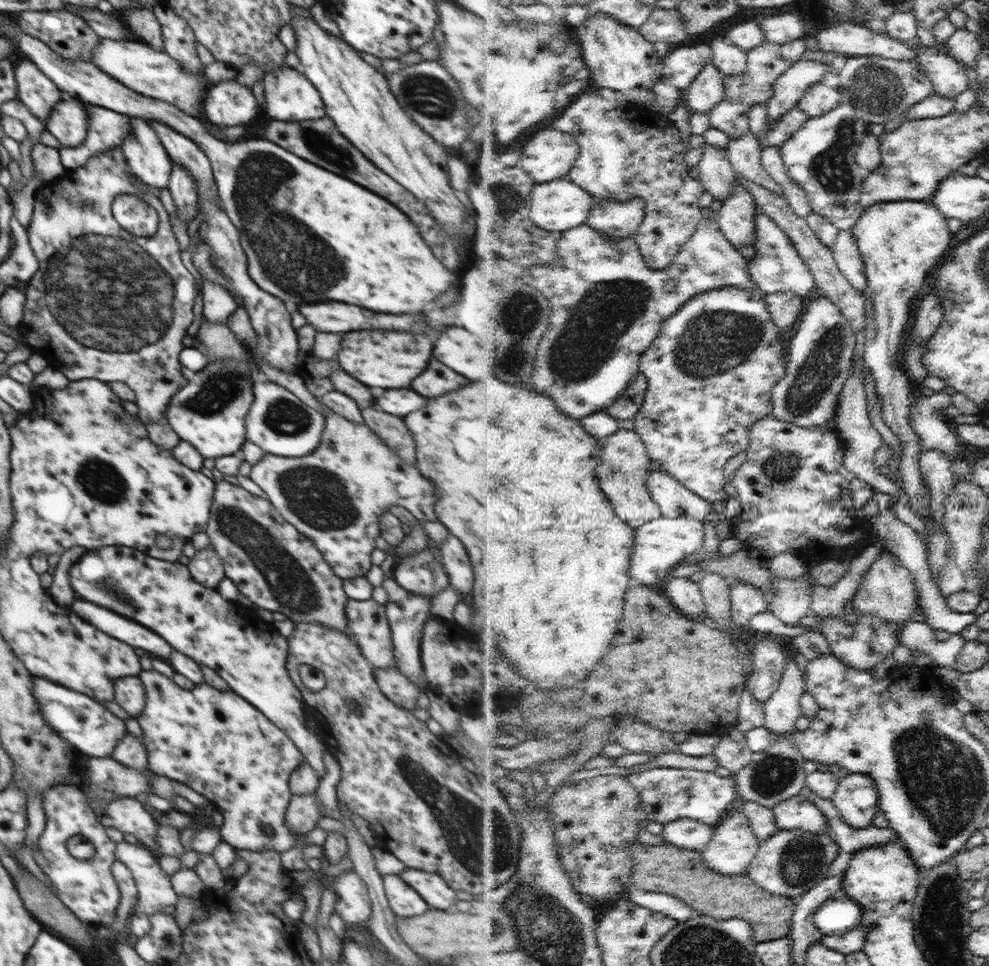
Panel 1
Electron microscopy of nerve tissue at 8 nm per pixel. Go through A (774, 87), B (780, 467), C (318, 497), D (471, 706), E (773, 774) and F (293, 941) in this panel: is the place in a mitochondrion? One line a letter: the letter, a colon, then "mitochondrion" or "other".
A: other
B: mitochondrion
C: mitochondrion
D: other
E: mitochondrion
F: other

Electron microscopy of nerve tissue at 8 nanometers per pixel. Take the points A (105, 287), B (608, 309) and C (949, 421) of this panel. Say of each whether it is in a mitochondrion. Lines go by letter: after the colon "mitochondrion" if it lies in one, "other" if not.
A: mitochondrion
B: mitochondrion
C: other

